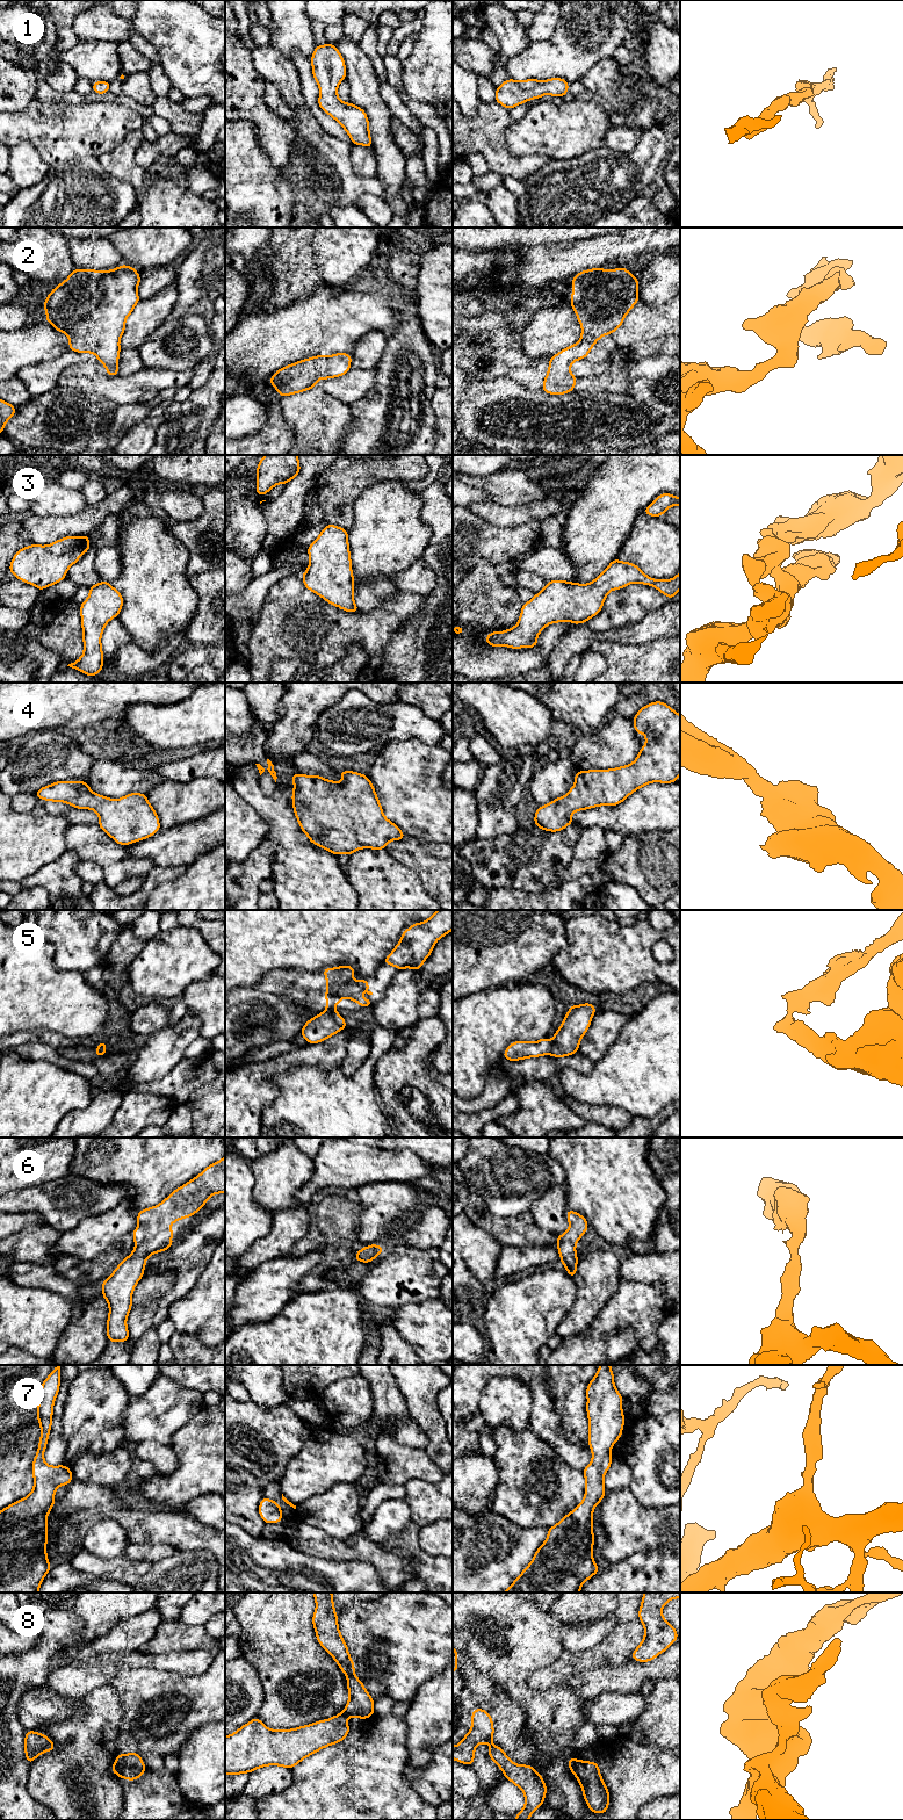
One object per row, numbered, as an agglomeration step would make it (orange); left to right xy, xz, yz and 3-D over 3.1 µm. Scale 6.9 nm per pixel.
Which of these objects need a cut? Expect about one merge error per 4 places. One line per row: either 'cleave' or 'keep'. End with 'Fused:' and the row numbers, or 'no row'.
1: keep
2: keep
3: keep
4: keep
5: cleave
6: keep
7: keep
8: cleave
Fused: 5, 8

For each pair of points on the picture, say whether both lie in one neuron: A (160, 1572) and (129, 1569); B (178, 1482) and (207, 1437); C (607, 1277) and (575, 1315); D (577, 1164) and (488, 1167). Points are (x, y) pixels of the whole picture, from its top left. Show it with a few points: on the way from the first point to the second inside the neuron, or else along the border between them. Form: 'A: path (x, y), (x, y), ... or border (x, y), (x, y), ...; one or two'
A: border (153, 1564), (138, 1580); two
B: path (189, 1471), (207, 1453), (207, 1449); one
C: path (598, 1286), (584, 1306); one
D: border (548, 1153), (560, 1163), (564, 1172), (564, 1187); two

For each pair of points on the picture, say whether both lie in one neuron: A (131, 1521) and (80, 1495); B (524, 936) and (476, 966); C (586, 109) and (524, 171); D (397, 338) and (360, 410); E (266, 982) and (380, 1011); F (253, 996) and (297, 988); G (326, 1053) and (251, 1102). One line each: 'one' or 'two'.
A: one
B: one
C: two
D: one
E: two
F: one
G: one

